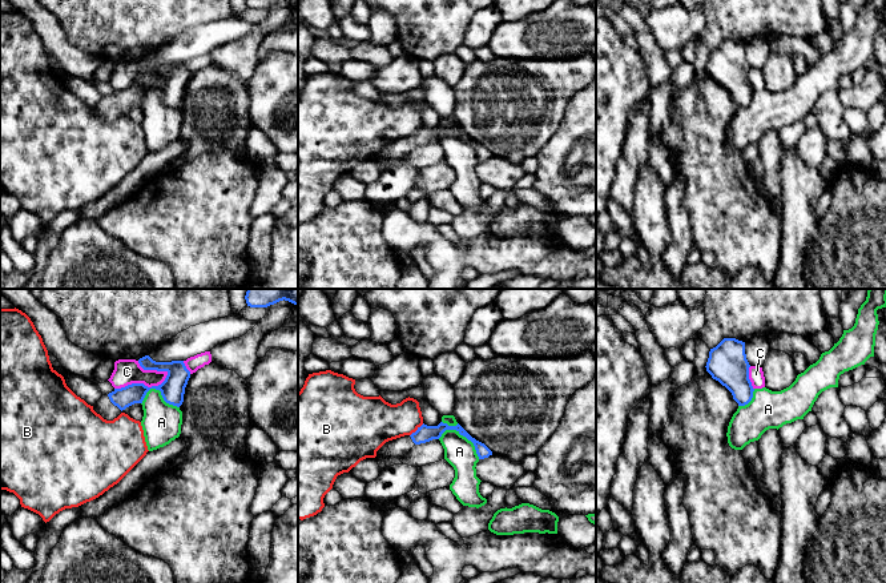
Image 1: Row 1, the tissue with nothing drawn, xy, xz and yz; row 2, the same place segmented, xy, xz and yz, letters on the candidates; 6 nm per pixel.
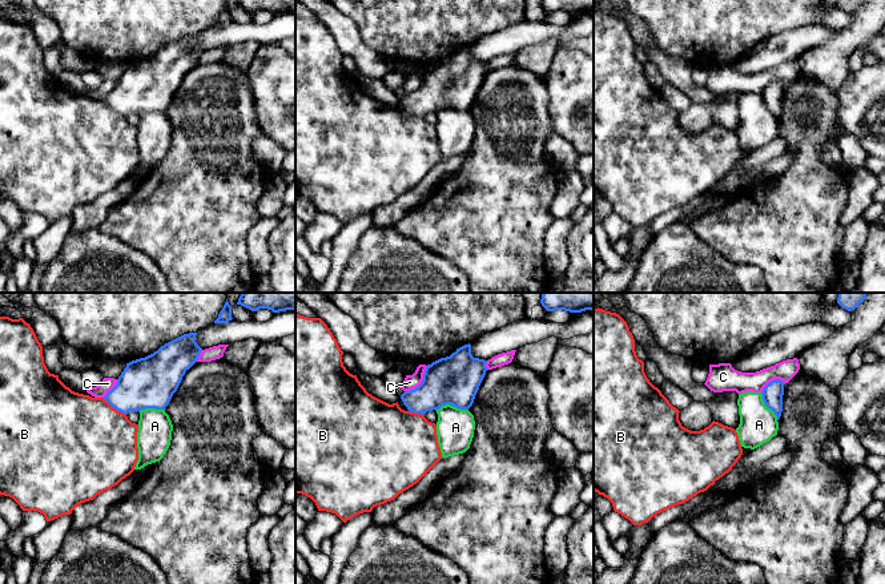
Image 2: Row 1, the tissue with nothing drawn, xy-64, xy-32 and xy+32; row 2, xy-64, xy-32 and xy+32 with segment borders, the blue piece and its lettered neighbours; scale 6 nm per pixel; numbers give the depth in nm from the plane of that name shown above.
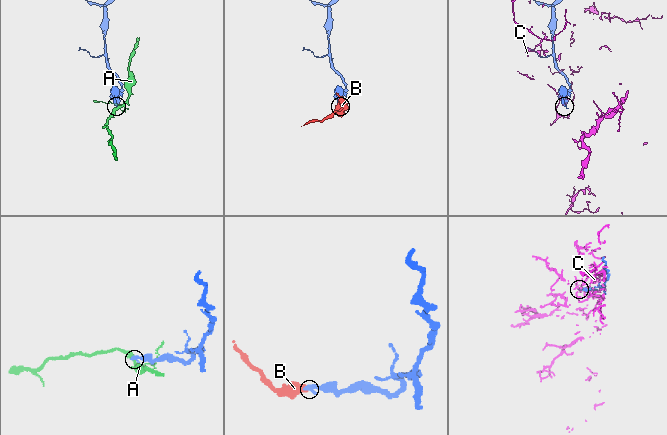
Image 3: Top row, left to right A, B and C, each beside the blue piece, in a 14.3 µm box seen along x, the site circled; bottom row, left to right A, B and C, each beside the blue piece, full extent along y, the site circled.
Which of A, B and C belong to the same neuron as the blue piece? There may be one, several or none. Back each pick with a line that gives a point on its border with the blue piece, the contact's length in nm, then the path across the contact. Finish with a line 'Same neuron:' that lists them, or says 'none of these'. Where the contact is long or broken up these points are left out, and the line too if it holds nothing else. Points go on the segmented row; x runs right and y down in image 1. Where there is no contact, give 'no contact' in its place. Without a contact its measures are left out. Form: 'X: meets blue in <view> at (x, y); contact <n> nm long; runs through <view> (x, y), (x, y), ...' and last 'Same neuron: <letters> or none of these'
Same neuron: none of these

